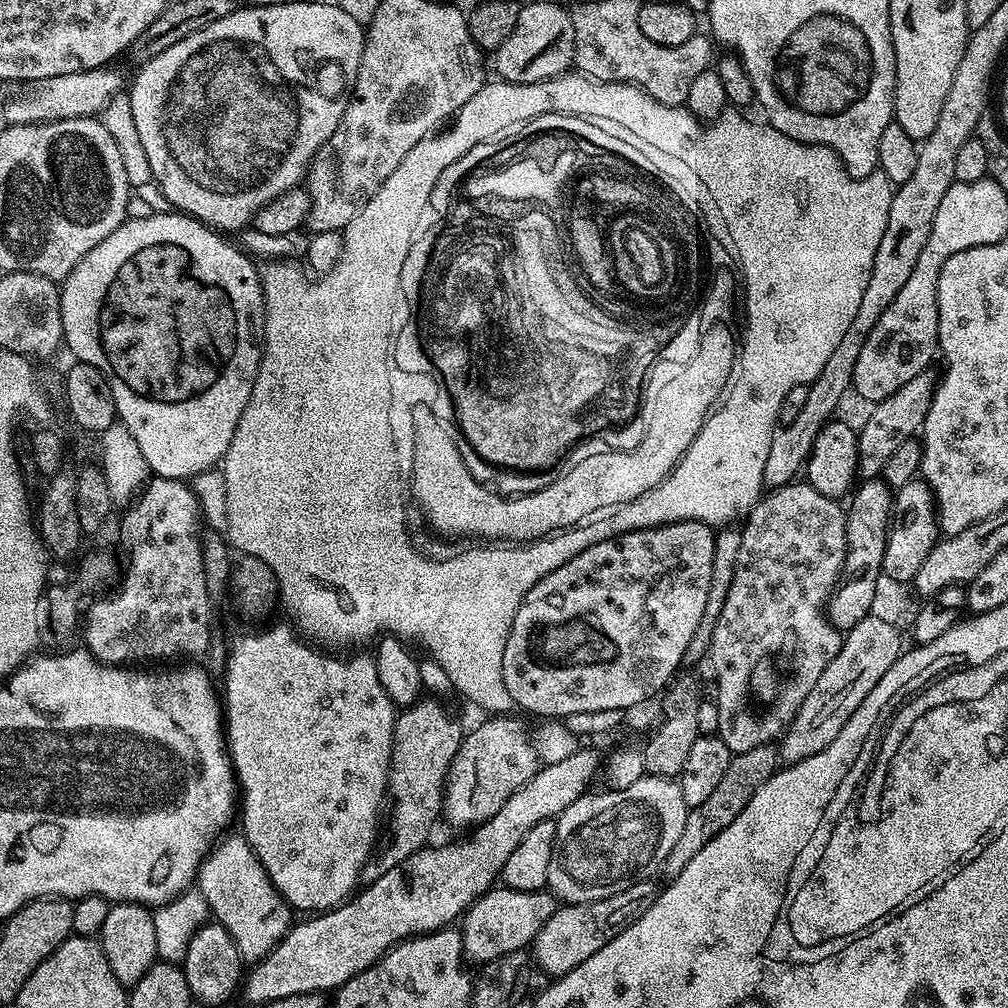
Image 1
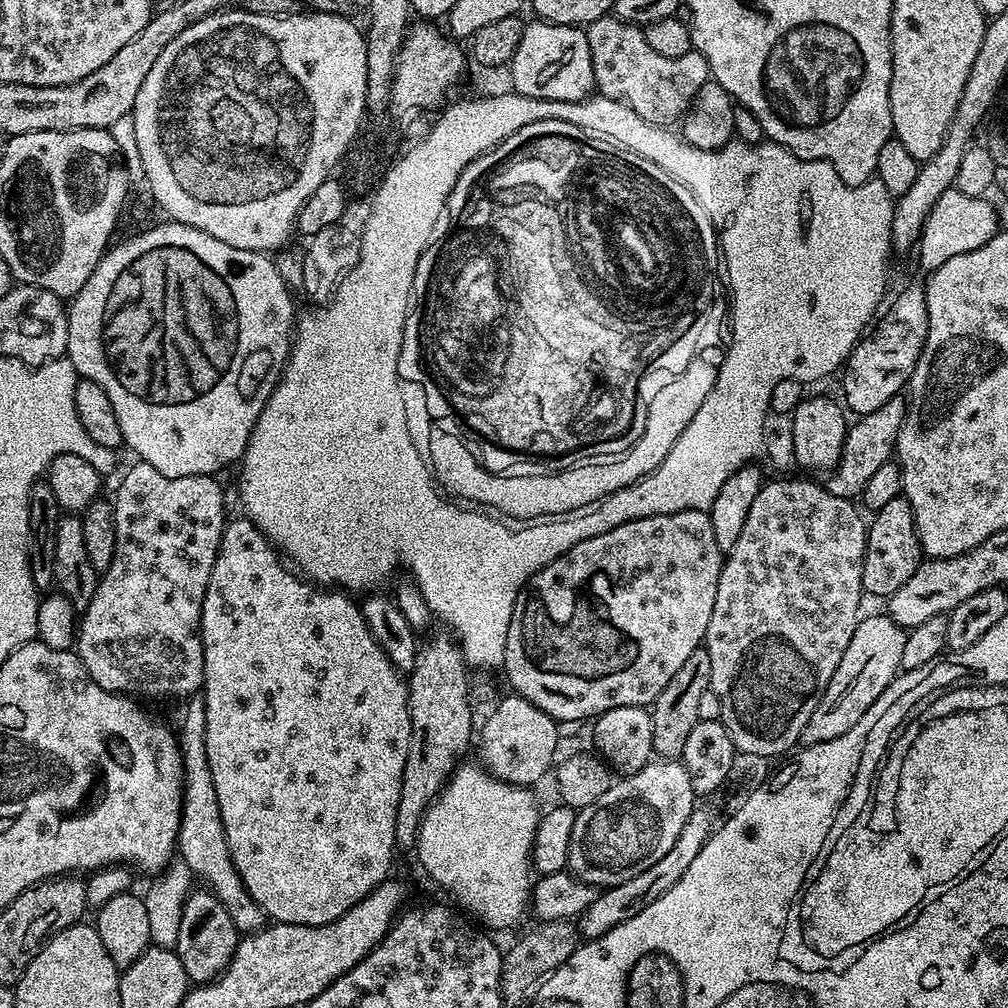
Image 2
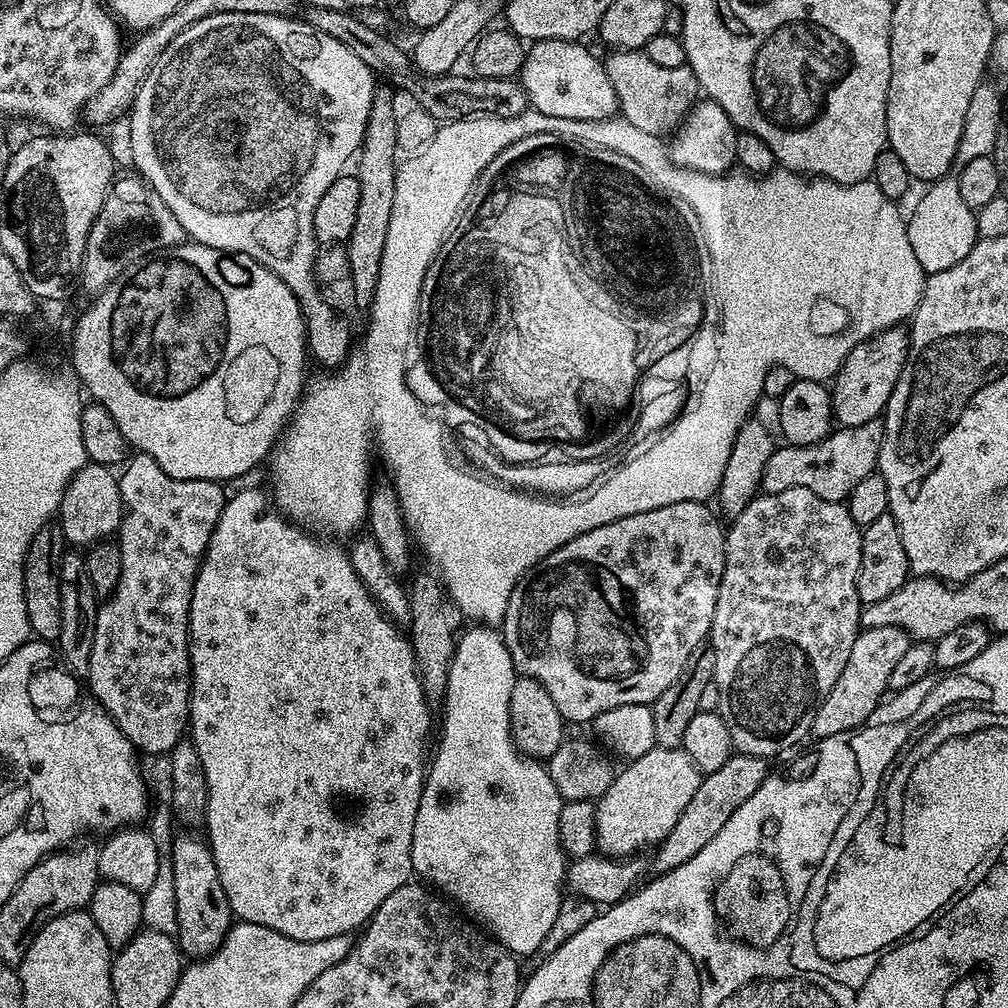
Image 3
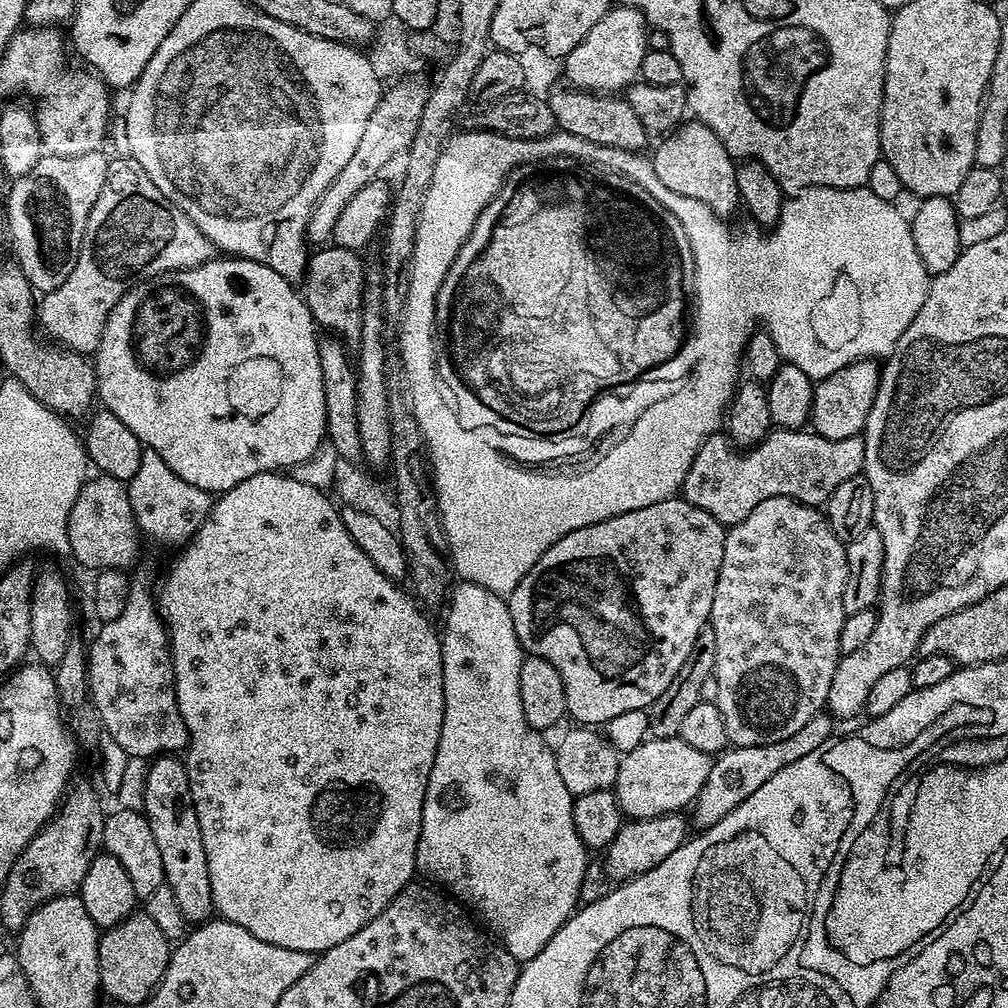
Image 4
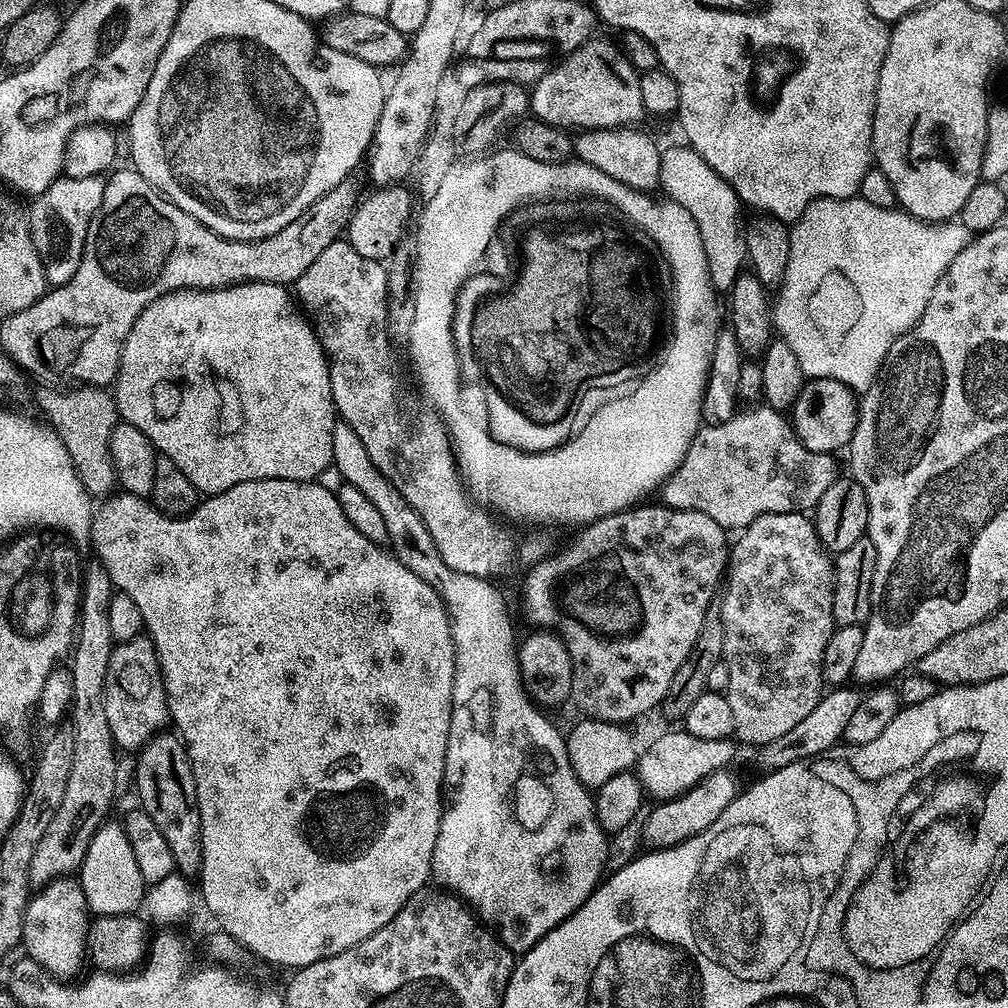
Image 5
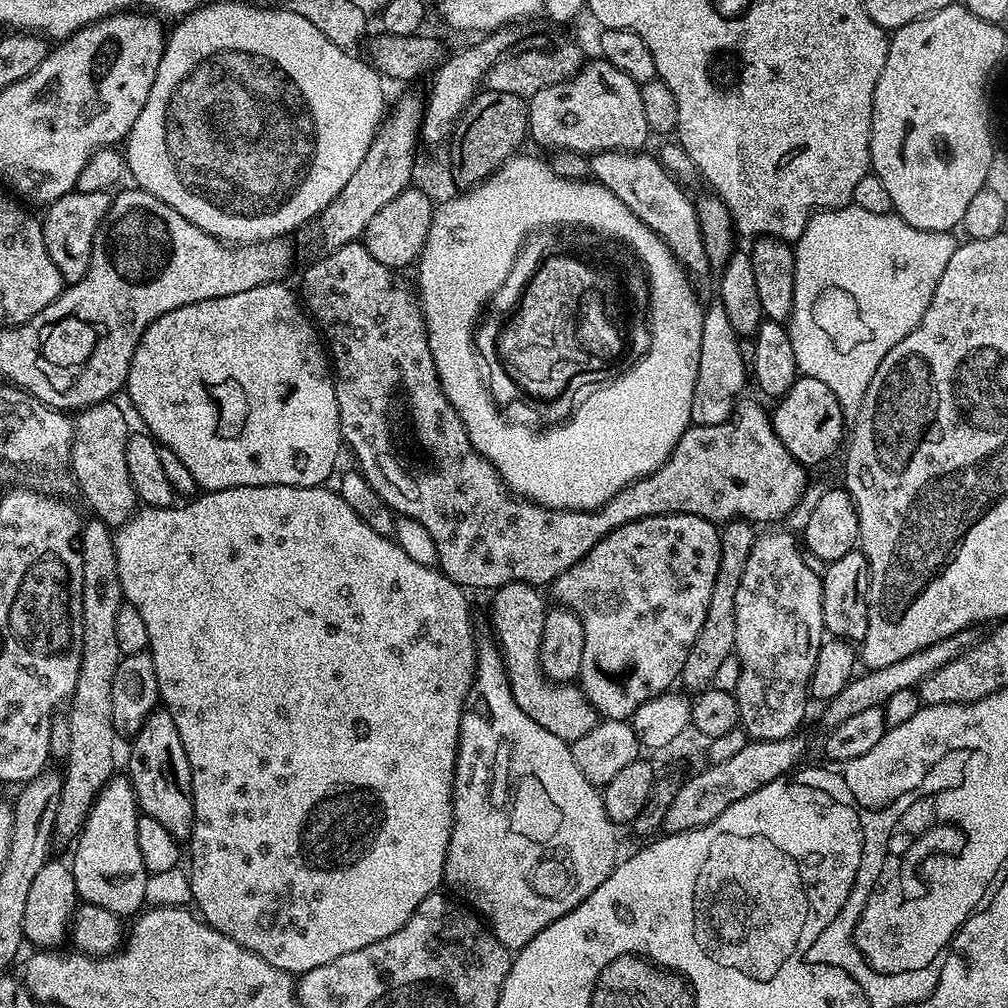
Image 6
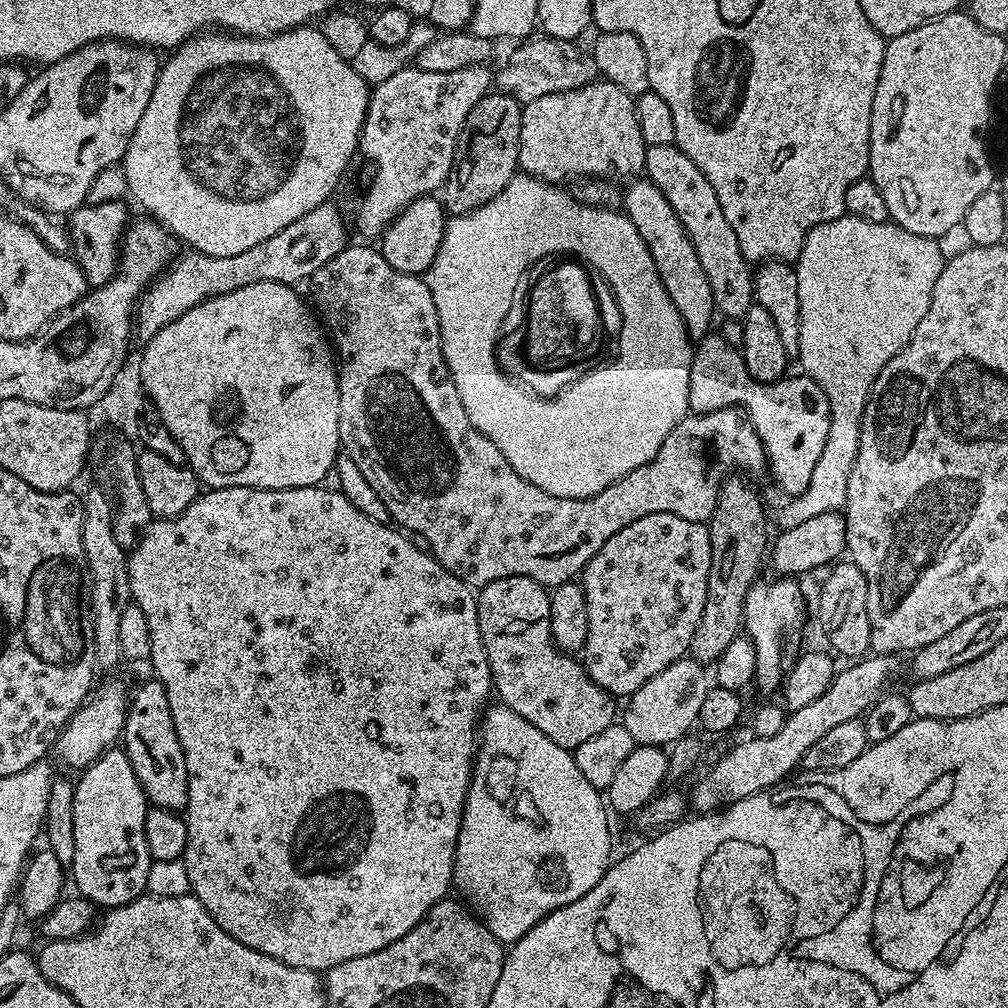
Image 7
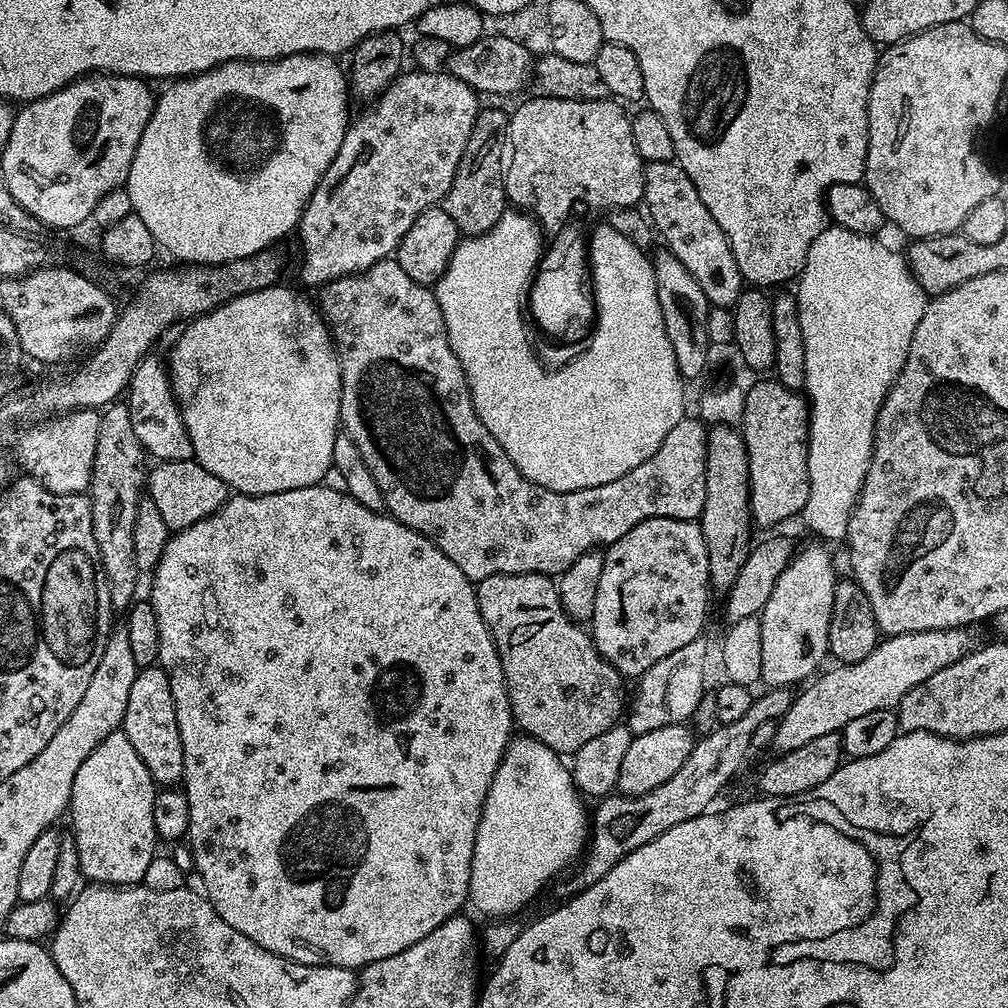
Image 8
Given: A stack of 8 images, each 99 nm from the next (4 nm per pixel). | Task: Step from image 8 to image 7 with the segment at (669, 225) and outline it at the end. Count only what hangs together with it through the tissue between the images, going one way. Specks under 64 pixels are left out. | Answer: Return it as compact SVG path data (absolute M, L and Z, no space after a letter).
M675 144L645 147L644 172L647 179L652 180L662 194L666 194L666 202L674 206L674 214L678 214L698 254L698 262L702 262L702 270L706 270L706 282L710 282L715 311L721 317L743 321L754 303L754 272L738 246L738 237L734 235L734 230L730 230L730 222L726 222L726 214L722 214L722 206L718 206L714 186L706 182L706 174L702 174L702 170L698 170L698 166L694 166L688 155Z

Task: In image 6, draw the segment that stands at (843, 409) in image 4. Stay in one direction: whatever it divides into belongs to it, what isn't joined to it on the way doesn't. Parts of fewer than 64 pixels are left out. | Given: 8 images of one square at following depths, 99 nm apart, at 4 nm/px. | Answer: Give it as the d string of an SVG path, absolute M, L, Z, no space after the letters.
M801 375L775 404L776 409L771 409L770 412L772 429L778 434L782 446L790 450L790 454L799 464L813 466L812 464L820 464L827 456L835 454L840 438L846 434L846 417L842 406L838 406L834 390L830 390L826 382L818 382L818 378Z

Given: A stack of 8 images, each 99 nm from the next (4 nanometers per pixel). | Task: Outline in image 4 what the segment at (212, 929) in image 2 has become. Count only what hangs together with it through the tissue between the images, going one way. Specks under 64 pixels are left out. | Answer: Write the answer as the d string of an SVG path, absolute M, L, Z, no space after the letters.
M172 754L157 756L148 765L148 777L145 780L144 807L142 809L149 820L162 854L162 870L164 883L174 890L174 899L178 901L178 910L182 910L189 925L199 926L214 916L212 907L212 891L210 890L210 870L206 866L206 846L202 842L202 830L198 826L198 814L194 810L194 802L188 785L188 769L183 759Z

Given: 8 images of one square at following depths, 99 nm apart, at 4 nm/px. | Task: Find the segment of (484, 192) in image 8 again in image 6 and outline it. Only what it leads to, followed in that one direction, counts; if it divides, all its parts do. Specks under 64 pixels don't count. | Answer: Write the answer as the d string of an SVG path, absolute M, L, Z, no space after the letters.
M477 91L472 101L465 106L450 137L450 167L457 189L467 190L473 184L479 184L485 176L497 172L506 161L521 151L520 143L528 135L528 106L523 97L510 93Z

